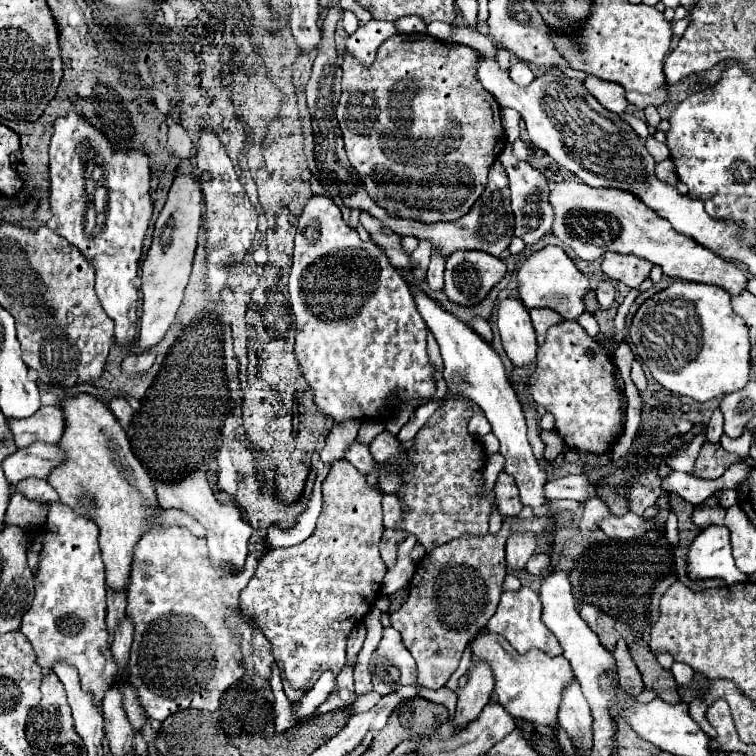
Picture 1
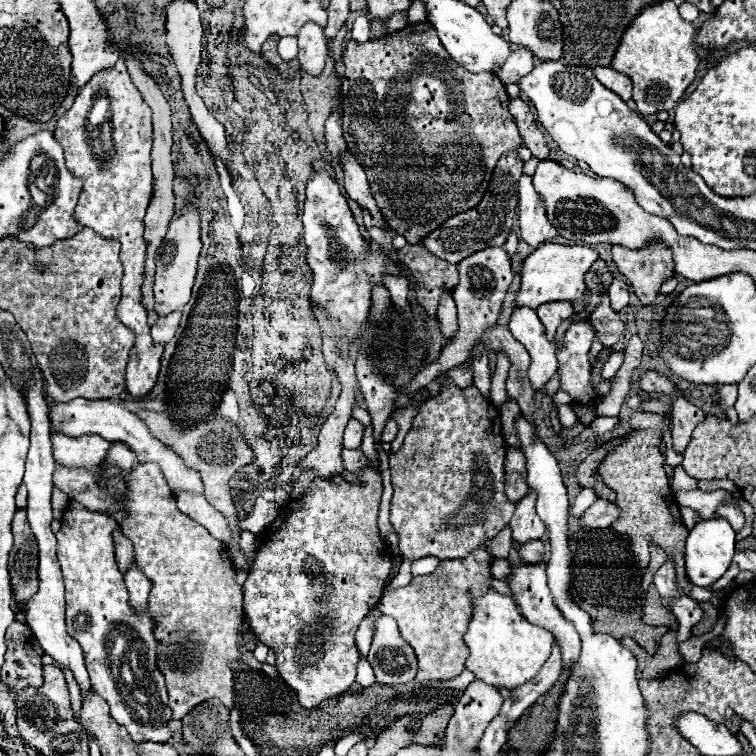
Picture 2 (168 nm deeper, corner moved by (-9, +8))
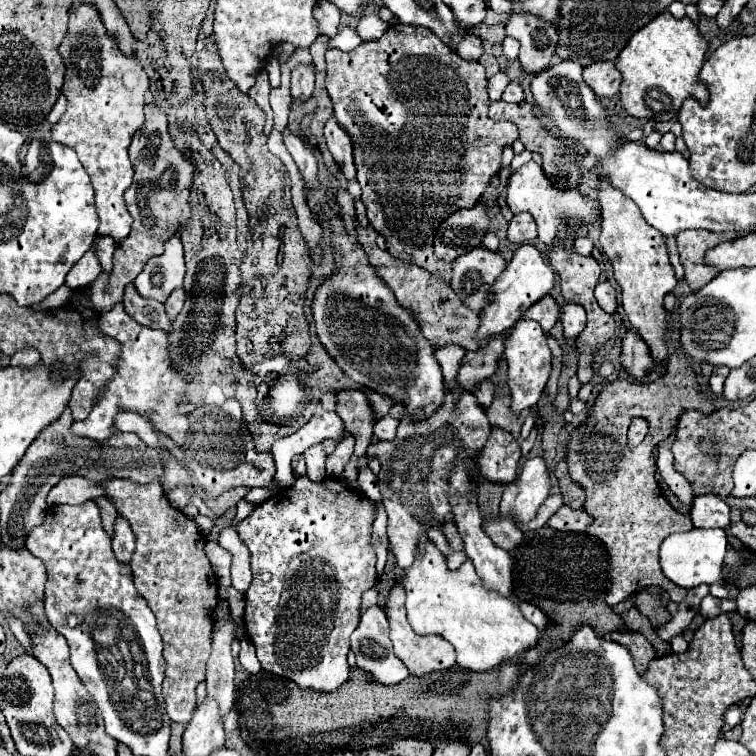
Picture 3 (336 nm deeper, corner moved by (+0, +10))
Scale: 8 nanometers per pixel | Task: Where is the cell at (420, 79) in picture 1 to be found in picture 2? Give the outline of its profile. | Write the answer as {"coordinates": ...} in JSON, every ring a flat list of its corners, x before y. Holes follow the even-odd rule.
{"coordinates":[[408,23,408,27,404,27,404,31,396,31,396,35,388,35,388,37,380,37,380,39,370,39,364,45,354,43,352,39,346,43,344,47,344,75,342,75,342,131,344,131,344,139,348,149,352,151,352,155,358,159,358,163,364,167,368,181,370,181,370,189,372,195,376,199,376,205,382,213,382,217,386,219,388,227,394,233,400,233,406,237,408,243,422,243,424,237,428,237,428,233,432,233,436,227,440,227,446,219,468,211,472,207,476,207,488,187,492,169,496,167,500,155,504,155,506,151,516,151,516,147,520,147,522,143,522,135,508,111,508,95,504,89,504,83,492,75,492,73,470,73,464,71,454,59,448,59,448,51,444,51,444,45,440,43,436,29,430,27,428,23,418,23,412,25]]}

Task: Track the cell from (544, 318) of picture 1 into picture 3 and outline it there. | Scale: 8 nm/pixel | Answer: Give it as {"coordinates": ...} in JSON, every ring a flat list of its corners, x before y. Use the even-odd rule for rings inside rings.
{"coordinates":[[549,295,549,297,543,297,541,301,537,301,535,305,531,305,531,307,523,313,525,319,537,321,537,323,543,327,543,333,549,333,549,331,553,329,553,325,557,323,559,315,561,315,559,305,557,305,557,301,555,301,551,295]]}

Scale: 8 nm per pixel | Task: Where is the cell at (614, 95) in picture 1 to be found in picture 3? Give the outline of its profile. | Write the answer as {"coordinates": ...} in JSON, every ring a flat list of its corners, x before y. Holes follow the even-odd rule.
{"coordinates":[[599,61,583,67,583,79,599,97,619,95,621,73,615,69,611,61]]}

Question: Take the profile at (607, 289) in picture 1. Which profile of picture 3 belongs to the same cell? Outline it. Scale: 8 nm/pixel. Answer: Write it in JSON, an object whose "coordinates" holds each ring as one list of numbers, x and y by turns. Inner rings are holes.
{"coordinates":[[603,281,595,287,595,297,597,297,597,303,607,311,607,313,615,313,617,309,617,295,615,295,615,289,611,287,609,281]]}

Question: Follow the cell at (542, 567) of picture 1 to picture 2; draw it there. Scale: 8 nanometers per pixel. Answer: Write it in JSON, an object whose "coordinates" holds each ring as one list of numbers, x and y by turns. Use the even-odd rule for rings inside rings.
{"coordinates":[[528,541,518,547,518,555,524,563,540,563,542,551,544,551,542,541]]}

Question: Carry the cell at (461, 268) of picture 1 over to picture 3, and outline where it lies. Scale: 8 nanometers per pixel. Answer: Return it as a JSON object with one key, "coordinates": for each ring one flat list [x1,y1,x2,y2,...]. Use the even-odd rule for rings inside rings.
{"coordinates":[[475,247,453,261,451,285,455,293,467,293,461,299,463,305,481,311,485,305,489,305,489,291,503,269,505,259,499,253,485,247]]}

